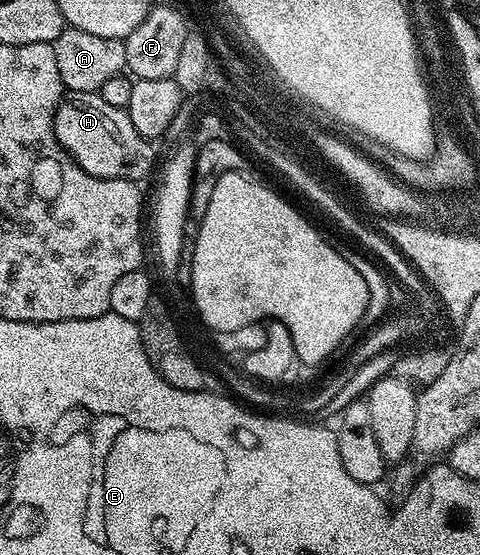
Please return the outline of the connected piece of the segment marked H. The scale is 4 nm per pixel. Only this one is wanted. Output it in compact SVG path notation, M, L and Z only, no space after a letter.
M98 92L64 93L55 110L55 135L82 170L98 178L124 178L138 183L155 166L155 150L137 132L122 106L107 103Z

